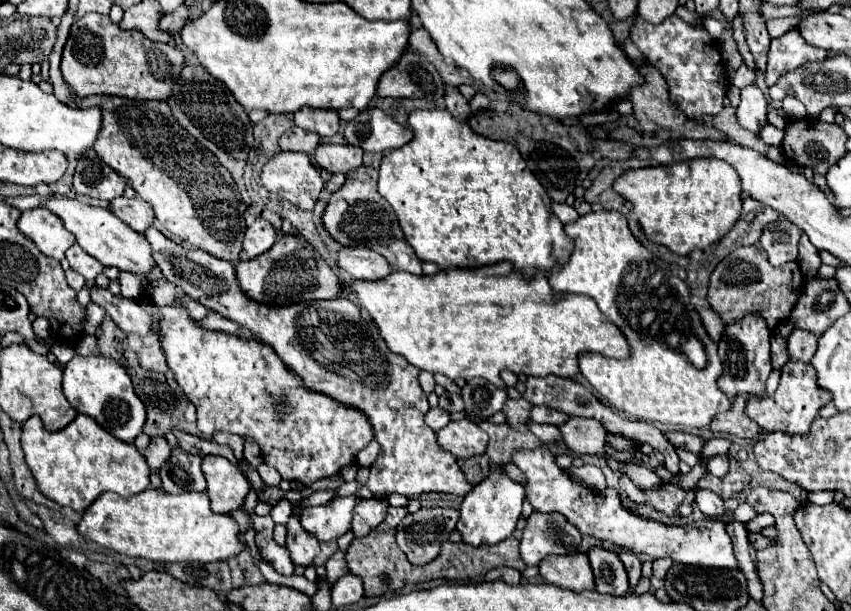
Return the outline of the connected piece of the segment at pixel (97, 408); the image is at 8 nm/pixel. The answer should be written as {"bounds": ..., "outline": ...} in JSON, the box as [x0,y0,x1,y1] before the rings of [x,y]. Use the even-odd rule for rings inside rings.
{"bounds":[62,354,146,442],"outline":[[[76,354],[64,366],[62,378],[64,396],[68,402],[86,416],[92,416],[106,432],[114,434],[122,442],[134,442],[134,438],[142,432],[146,422],[146,406],[136,396],[132,388],[132,380],[126,370],[106,356],[80,356]]]}

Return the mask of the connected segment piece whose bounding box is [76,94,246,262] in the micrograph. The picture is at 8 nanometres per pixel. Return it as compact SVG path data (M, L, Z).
M88 96L84 100L76 98L76 104L80 108L98 106L102 110L102 130L98 134L98 140L94 144L94 150L98 158L114 168L124 178L130 178L132 188L138 192L138 196L148 202L156 218L176 236L180 236L184 242L218 256L220 260L236 262L242 252L242 238L246 230L244 212L246 204L242 202L242 196L238 192L236 182L230 178L230 172L218 164L218 160L194 138L190 136L172 116L170 106L166 102L140 102L140 100L128 100L128 98L116 98L116 96Z

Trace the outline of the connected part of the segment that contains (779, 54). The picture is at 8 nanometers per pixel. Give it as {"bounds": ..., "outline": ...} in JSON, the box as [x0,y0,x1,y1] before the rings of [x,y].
{"bounds":[766,30,826,86],"outline":[[[790,30],[784,36],[772,40],[770,52],[768,52],[768,70],[766,70],[766,84],[774,86],[786,70],[796,70],[798,66],[806,62],[822,62],[826,56],[826,50],[818,46],[810,46],[800,30]]]}

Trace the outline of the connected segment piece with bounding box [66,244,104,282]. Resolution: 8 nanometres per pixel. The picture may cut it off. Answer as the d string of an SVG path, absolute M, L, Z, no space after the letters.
M74 244L74 246L68 248L66 258L68 258L72 270L76 270L78 274L82 274L88 282L92 282L104 270L104 266L96 258L92 258L90 254L86 254L78 244Z

